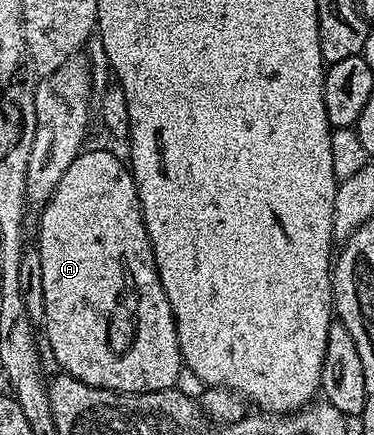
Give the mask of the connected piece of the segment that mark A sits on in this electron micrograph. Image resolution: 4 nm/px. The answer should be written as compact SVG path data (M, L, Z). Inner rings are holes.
M81 151L79 156L70 162L70 170L62 174L62 182L54 190L47 204L43 205L40 216L40 245L38 251L42 258L42 287L46 293L46 314L42 325L42 336L48 339L52 347L52 356L61 364L63 371L69 376L78 378L83 384L95 388L108 388L111 392L162 392L176 383L182 367L176 319L170 310L170 302L166 298L166 290L162 290L160 275L156 269L156 259L148 231L144 225L144 215L140 213L140 199L136 189L136 179L131 171L112 152Z

